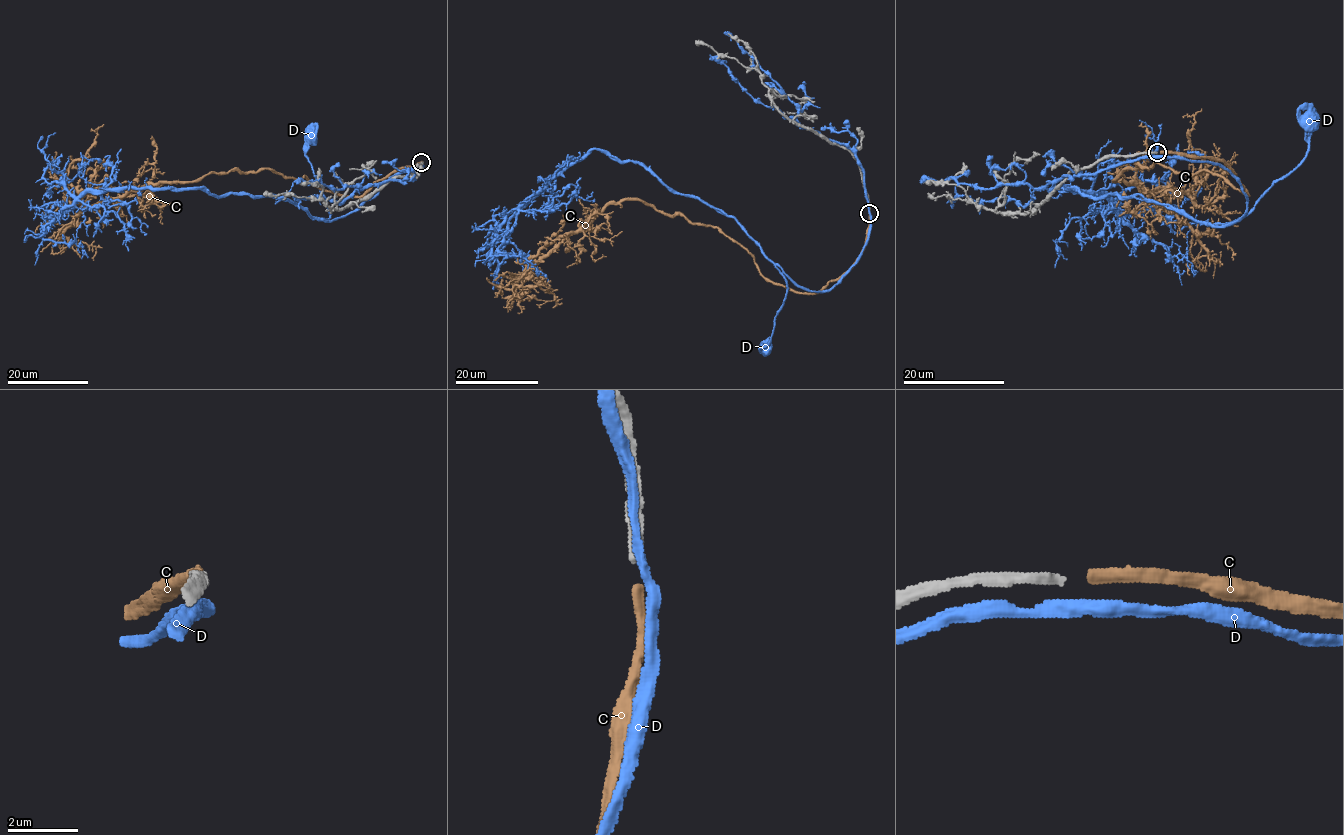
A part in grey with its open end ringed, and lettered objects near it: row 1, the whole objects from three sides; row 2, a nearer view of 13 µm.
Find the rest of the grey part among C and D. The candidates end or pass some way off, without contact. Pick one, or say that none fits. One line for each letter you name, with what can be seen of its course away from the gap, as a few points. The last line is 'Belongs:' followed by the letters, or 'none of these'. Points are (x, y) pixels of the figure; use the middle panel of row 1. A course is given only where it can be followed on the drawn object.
C: it runs (869, 216), (852, 267), (812, 293), (770, 282), (717, 227), (639, 200), (608, 202), (538, 265)
Belongs: C

